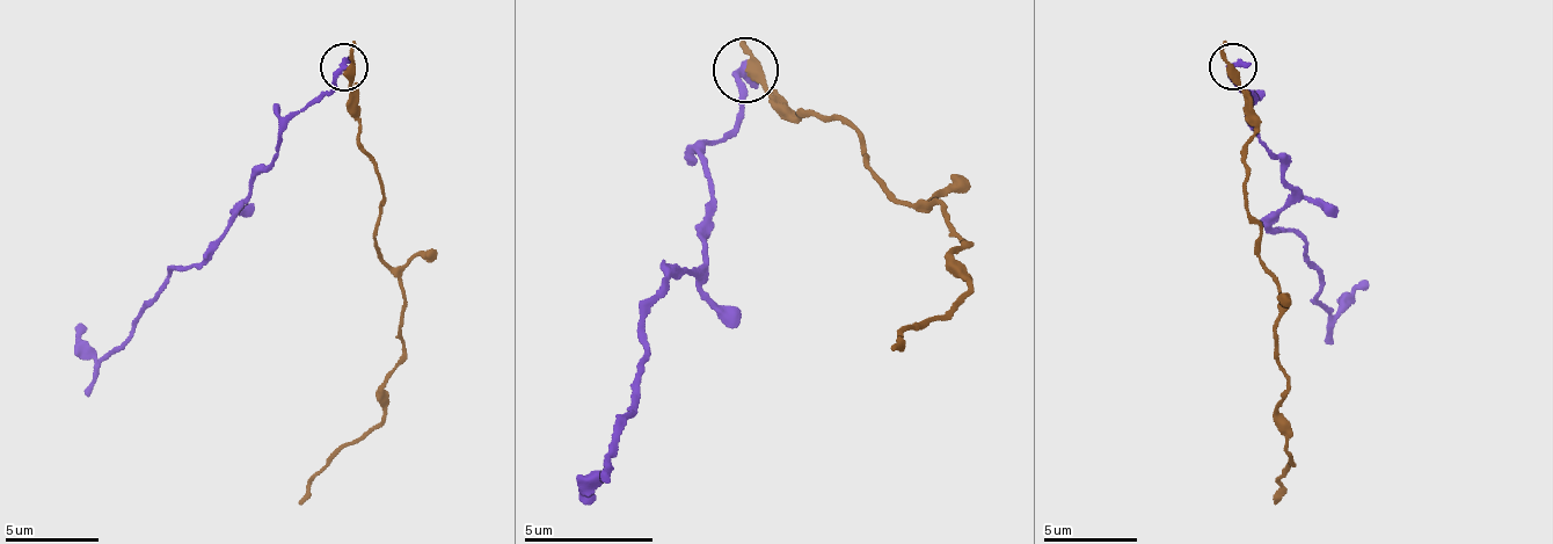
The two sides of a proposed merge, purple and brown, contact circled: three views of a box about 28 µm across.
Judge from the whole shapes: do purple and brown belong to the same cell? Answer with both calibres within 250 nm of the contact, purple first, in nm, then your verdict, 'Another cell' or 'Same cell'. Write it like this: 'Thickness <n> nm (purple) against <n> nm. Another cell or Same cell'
Thickness 360 nm (purple) against 340 nm. Another cell

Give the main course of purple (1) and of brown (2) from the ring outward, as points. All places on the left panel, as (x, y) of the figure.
1: (345, 69), (124, 347), (95, 364), (80, 321)
2: (345, 69), (385, 196), (376, 249), (406, 298), (402, 356), (379, 385), (383, 419), (299, 503)

